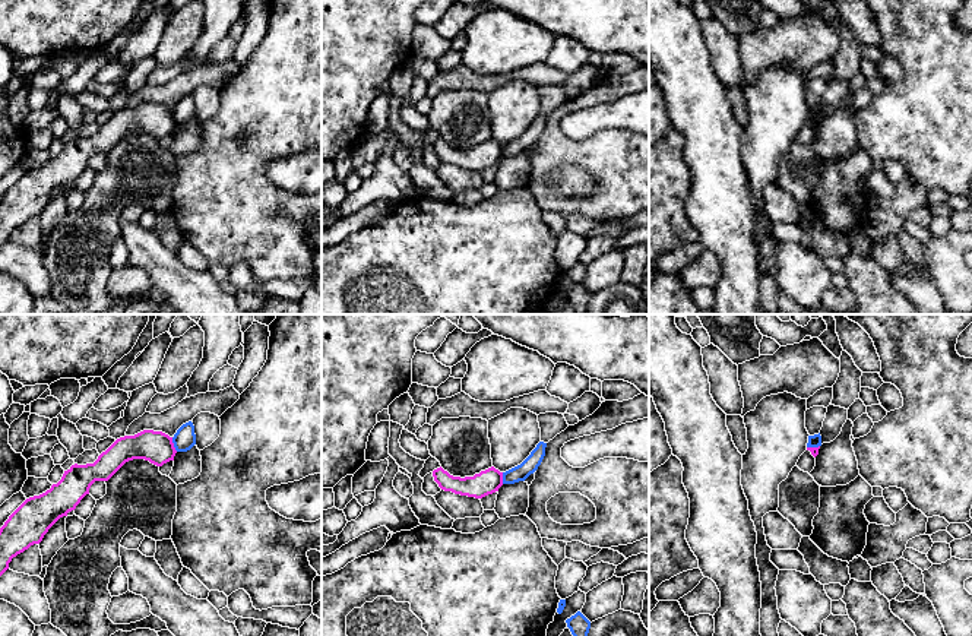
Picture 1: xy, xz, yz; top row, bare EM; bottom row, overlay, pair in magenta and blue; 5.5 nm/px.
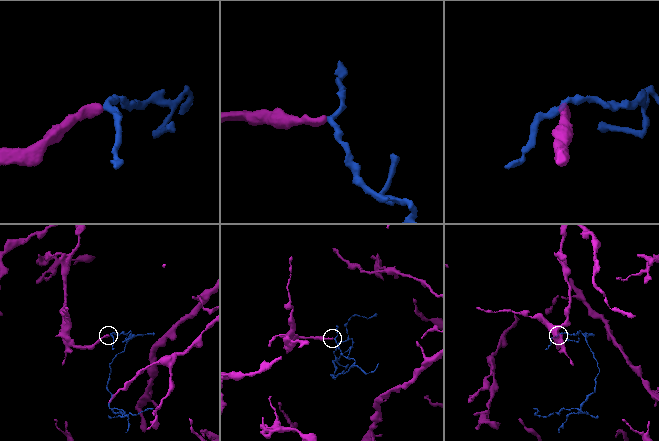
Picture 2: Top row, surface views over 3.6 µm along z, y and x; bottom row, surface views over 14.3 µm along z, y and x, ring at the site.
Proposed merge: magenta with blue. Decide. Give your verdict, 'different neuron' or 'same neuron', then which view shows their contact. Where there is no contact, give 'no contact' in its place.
different neuron | xy

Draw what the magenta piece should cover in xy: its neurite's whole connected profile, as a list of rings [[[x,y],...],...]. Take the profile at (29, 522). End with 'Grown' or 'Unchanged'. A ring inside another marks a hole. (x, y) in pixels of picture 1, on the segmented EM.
[[[143,430],[117,439],[94,463],[72,465],[57,484],[26,499],[0,528],[0,576],[13,557],[39,544],[60,518],[75,510],[95,481],[108,481],[129,461],[145,459],[162,466],[174,461],[175,453],[172,437]]]. Unchanged

